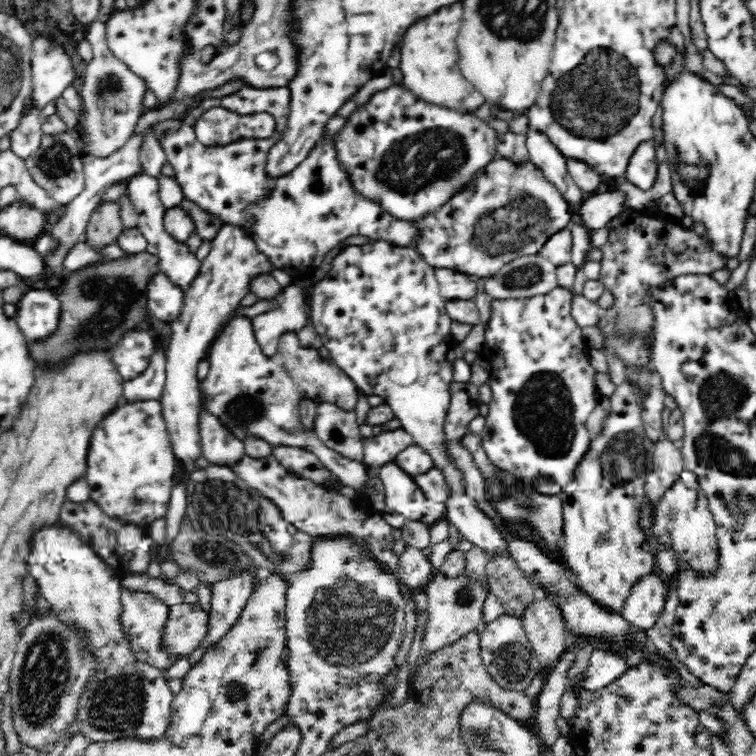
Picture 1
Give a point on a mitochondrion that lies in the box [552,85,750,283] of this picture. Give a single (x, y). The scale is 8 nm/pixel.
(694, 168)

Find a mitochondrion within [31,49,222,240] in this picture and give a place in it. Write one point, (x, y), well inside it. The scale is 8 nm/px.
(110, 85)

